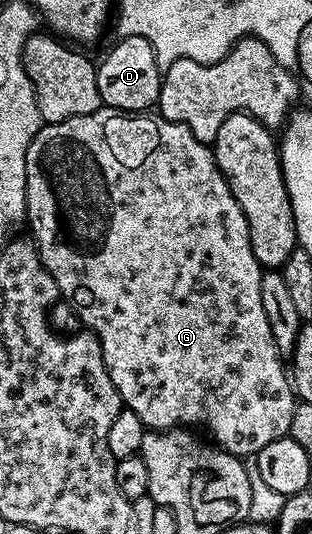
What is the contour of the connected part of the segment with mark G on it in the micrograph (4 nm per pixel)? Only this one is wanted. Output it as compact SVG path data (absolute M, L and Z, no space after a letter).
M103 107L95 113L60 123L43 124L31 136L30 145L24 151L25 220L30 221L32 240L38 247L44 267L52 279L56 279L59 294L68 299L79 322L98 338L106 370L123 406L140 415L140 423L144 423L147 430L165 431L179 427L207 429L218 448L236 457L250 459L268 447L268 443L289 434L296 404L287 366L286 369L282 366L283 354L276 347L276 339L272 339L272 327L268 327L268 315L264 315L264 303L260 300L264 270L256 255L252 255L248 219L244 219L240 203L236 203L220 167L214 161L213 148L207 142L196 139L188 127L150 116L154 115L131 115Z

